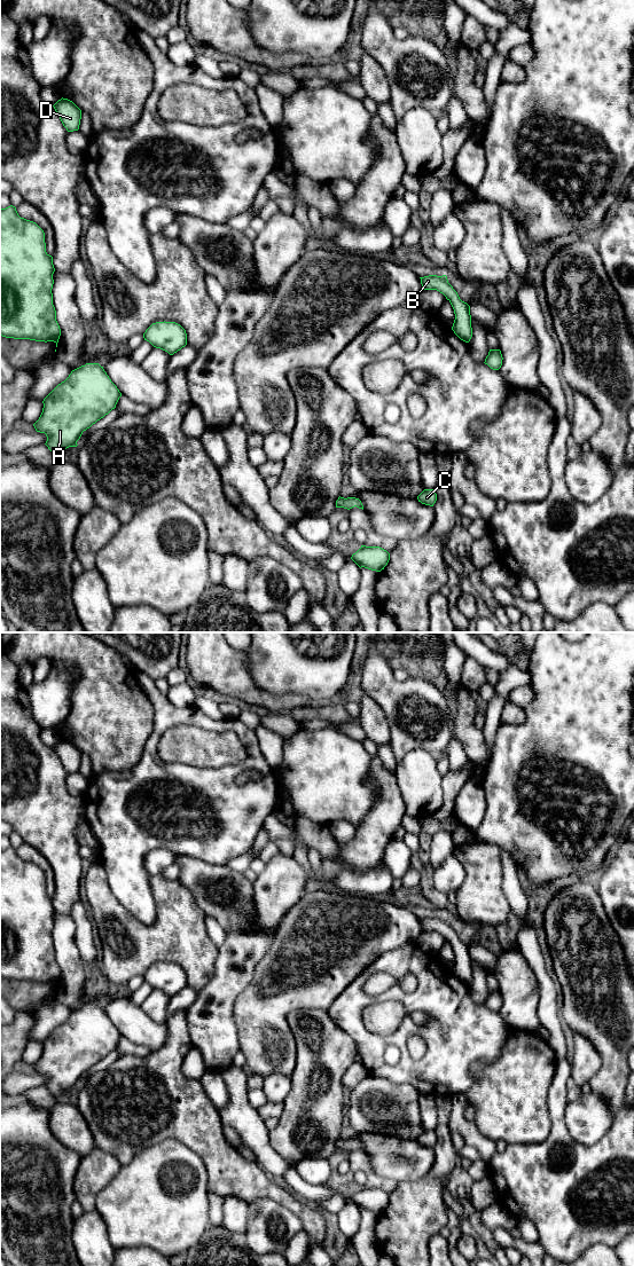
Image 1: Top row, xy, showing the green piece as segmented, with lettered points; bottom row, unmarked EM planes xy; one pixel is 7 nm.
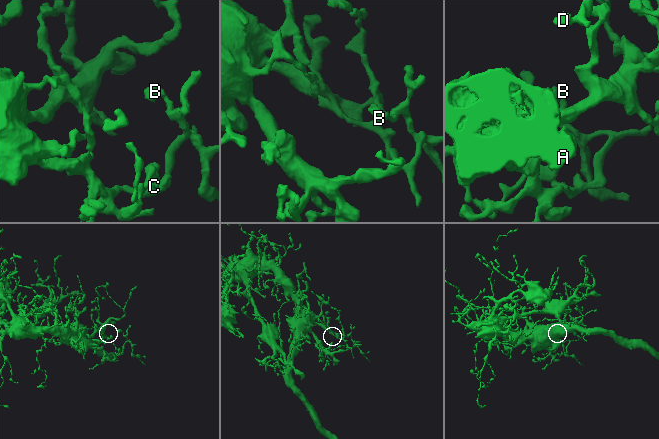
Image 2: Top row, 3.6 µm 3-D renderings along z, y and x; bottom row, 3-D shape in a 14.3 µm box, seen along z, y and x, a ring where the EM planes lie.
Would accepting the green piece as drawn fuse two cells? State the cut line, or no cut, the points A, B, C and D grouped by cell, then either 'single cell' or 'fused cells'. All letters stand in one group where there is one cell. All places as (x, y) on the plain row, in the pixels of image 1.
no cut | A B C D | single cell

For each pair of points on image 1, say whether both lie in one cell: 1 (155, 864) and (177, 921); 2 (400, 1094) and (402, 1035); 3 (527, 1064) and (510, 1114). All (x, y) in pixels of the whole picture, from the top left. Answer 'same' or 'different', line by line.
1: different
2: different
3: same

